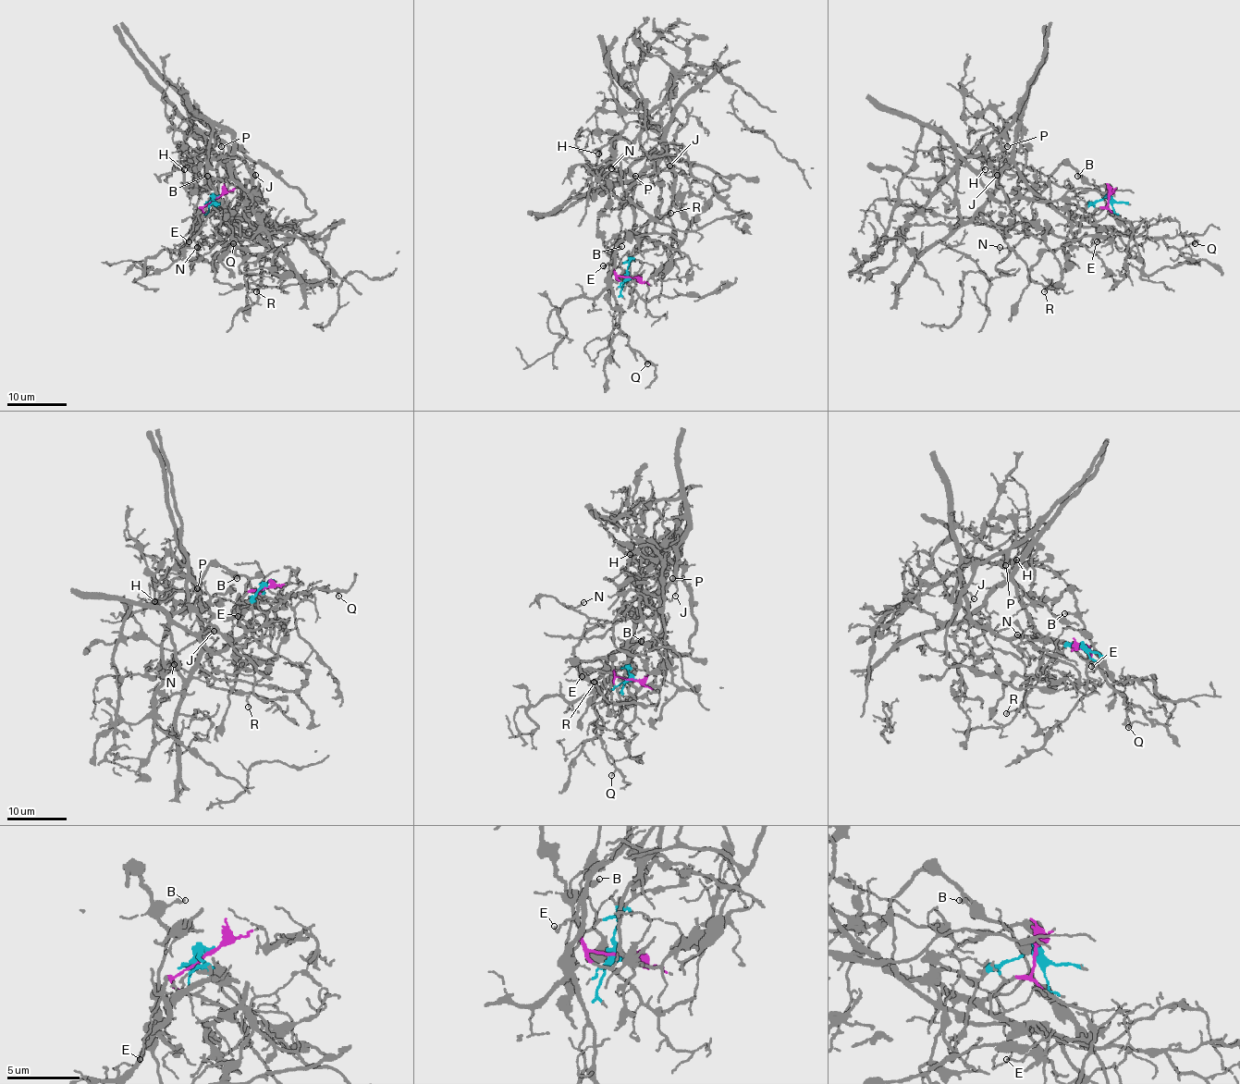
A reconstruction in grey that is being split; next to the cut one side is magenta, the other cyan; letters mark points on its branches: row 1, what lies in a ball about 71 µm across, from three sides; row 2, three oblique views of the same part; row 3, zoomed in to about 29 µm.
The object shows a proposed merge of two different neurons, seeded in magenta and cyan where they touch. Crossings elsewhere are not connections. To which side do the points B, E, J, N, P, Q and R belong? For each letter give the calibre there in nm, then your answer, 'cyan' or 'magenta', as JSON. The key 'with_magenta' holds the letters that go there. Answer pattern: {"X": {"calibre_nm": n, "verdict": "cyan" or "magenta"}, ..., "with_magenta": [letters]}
{"B": {"calibre_nm": 320, "verdict": "magenta"}, "E": {"calibre_nm": 120, "verdict": "magenta"}, "J": {"calibre_nm": 110, "verdict": "cyan"}, "N": {"calibre_nm": 100, "verdict": "magenta"}, "P": {"calibre_nm": 100, "verdict": "magenta"}, "Q": {"calibre_nm": 100, "verdict": "magenta"}, "R": {"calibre_nm": 110, "verdict": "magenta"}, "with_magenta": ["B", "E", "N", "P", "Q", "R"]}

